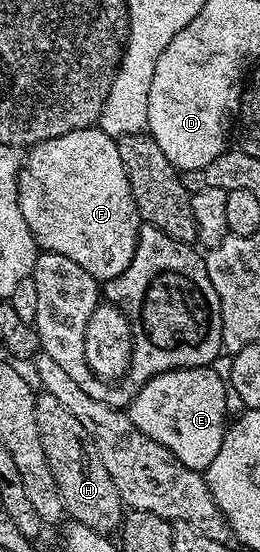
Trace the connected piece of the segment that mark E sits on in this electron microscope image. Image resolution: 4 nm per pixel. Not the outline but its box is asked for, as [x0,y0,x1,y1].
[128,366,228,472]

